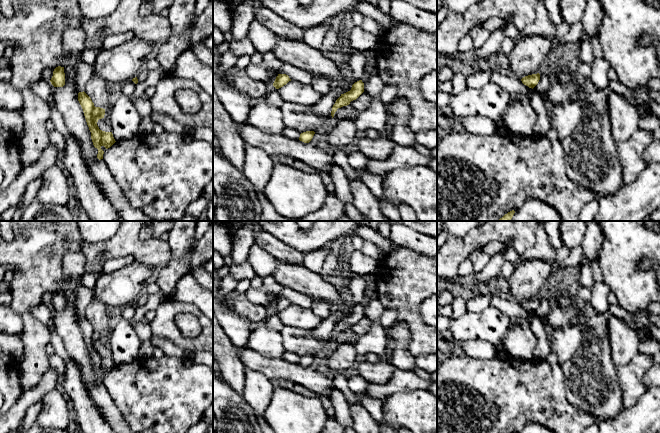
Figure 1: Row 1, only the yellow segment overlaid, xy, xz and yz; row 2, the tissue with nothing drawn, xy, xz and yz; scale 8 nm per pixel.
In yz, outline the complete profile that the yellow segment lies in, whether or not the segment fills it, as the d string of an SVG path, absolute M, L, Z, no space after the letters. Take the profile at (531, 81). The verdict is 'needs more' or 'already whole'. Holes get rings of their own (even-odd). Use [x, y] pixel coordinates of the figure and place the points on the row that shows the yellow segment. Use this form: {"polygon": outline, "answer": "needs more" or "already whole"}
{"polygon": "M539 73L528 75L528 76L525 76L521 79L521 81L524 85L526 85L532 89L538 84L539 80L540 80L540 74Z", "answer": "already whole"}

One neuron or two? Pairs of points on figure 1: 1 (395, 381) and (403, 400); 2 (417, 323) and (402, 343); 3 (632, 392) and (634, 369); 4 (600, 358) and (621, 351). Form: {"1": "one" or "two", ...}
{"1": "two", "2": "two", "3": "one", "4": "two"}

